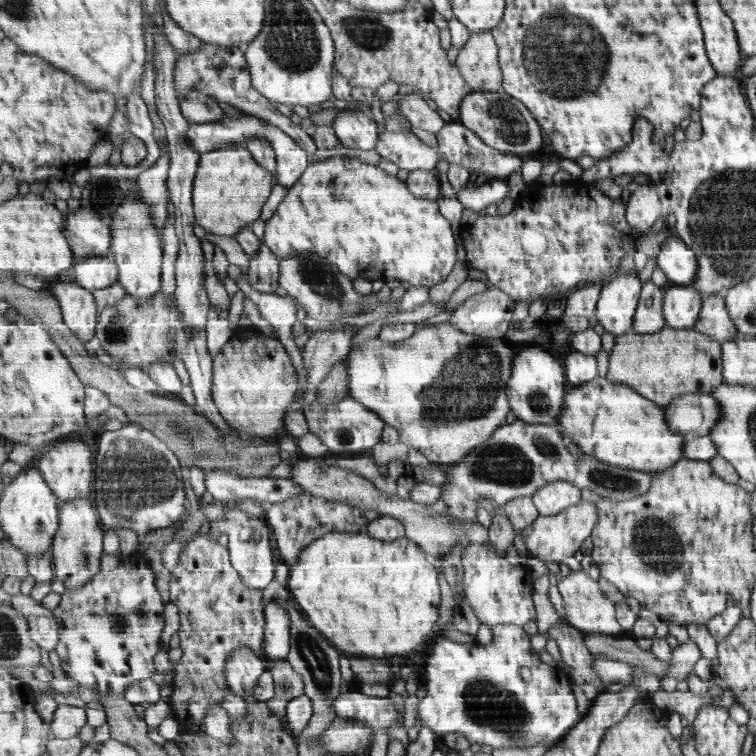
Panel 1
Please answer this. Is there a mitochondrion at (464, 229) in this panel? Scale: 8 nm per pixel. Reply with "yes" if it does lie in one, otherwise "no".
no

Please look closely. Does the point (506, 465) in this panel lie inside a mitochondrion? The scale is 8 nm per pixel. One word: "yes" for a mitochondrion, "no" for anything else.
yes

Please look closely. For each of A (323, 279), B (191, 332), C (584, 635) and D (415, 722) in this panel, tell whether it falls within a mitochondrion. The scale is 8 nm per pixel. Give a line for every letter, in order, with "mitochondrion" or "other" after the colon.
A: mitochondrion
B: other
C: other
D: other

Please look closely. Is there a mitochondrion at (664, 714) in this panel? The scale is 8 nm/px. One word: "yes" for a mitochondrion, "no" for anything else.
no

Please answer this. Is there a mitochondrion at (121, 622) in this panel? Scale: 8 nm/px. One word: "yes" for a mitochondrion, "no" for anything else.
yes

